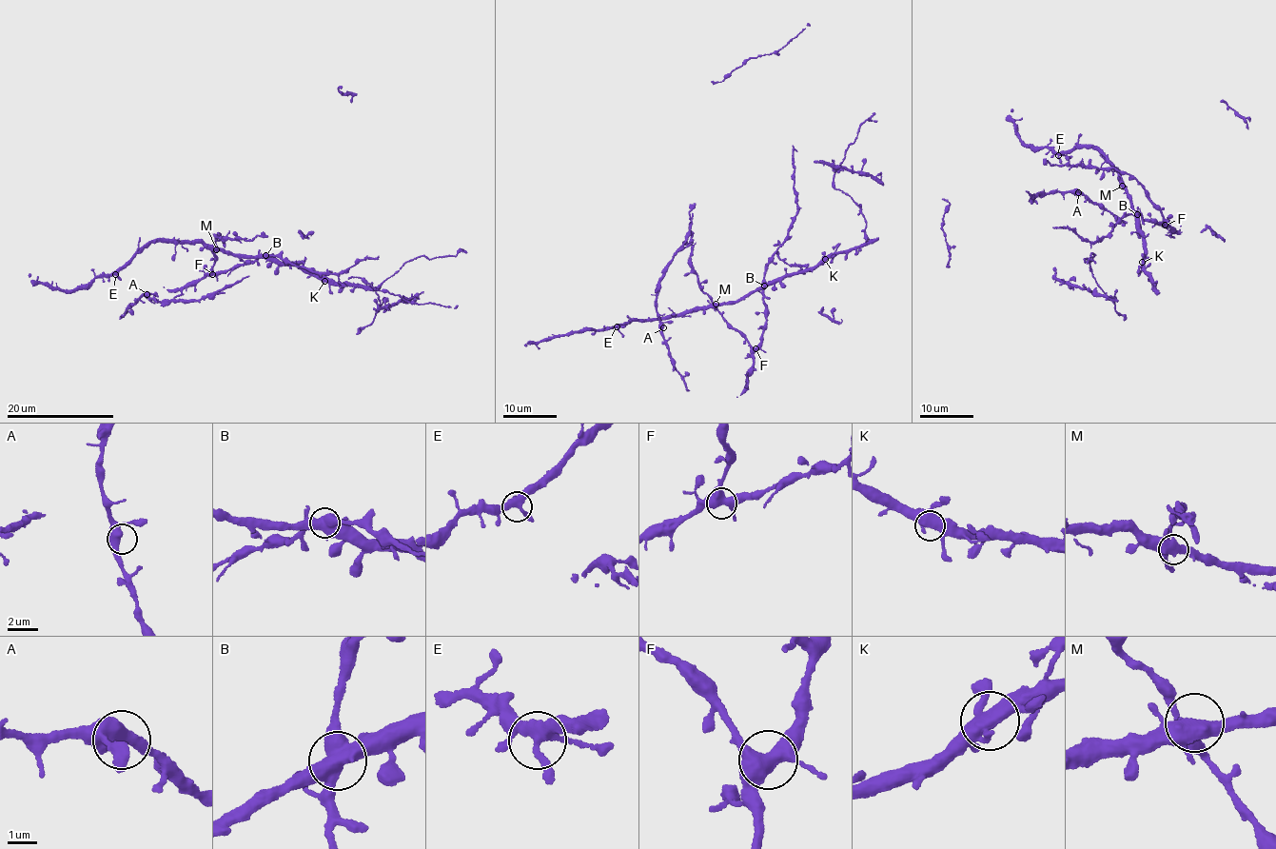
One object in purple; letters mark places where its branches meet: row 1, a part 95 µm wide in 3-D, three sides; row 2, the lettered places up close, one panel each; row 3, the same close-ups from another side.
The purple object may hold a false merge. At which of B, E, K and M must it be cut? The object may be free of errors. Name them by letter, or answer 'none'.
B

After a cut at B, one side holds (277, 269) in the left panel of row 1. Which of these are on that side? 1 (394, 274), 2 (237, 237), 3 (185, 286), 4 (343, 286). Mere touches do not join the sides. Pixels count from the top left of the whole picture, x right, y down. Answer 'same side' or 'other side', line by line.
1: same side
2: other side
3: other side
4: same side

